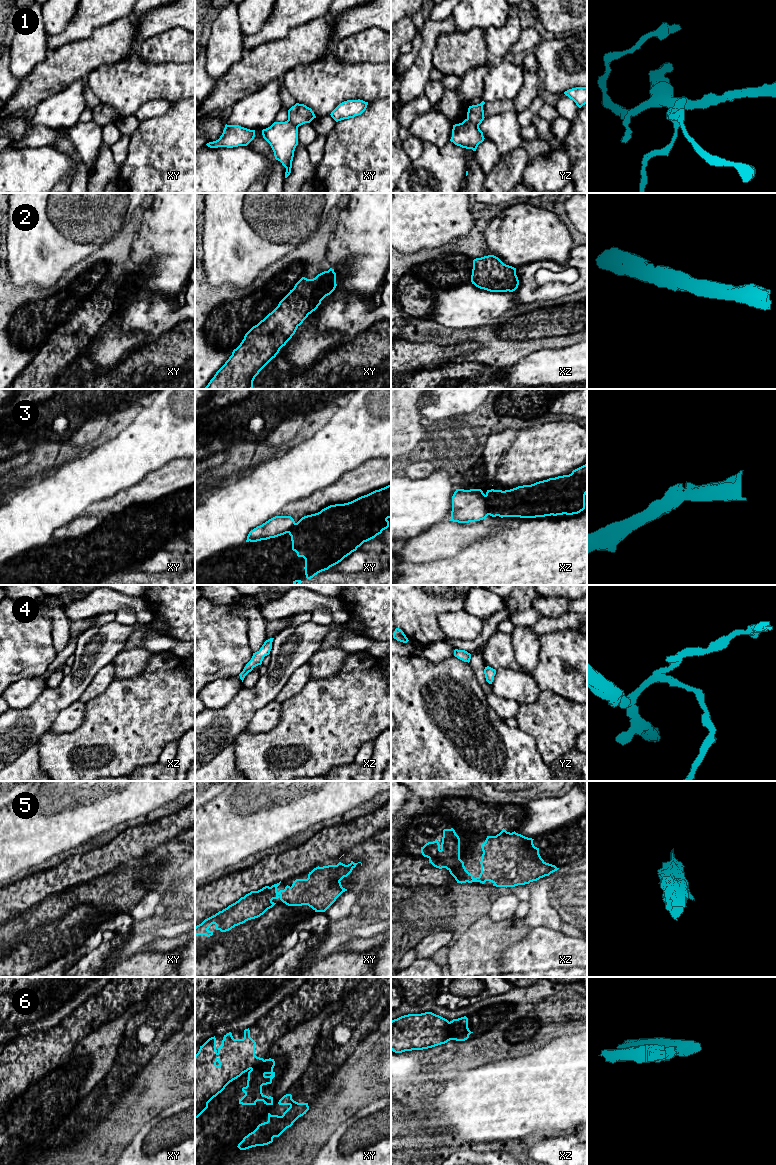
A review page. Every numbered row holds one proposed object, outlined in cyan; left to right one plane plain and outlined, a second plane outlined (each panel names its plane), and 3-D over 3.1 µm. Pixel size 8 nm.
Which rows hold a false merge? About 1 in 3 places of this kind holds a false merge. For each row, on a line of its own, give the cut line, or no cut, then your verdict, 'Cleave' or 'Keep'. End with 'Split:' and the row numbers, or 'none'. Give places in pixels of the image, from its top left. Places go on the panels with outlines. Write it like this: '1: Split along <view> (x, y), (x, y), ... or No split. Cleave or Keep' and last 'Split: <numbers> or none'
1: Split along yz (467, 117), (478, 126). Cleave
2: No split. Keep
3: Split along xz (485, 495), (488, 514). Cleave
4: No split. Keep
5: No split. Keep
6: Split along xz (449, 1022), (450, 1039). Cleave
Split: 1, 3, 6

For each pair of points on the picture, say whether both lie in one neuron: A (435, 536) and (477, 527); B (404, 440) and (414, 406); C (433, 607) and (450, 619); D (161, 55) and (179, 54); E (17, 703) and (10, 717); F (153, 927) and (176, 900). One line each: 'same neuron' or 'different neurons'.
A: same neuron
B: same neuron
C: different neurons
D: same neuron
E: different neurons
F: same neuron

